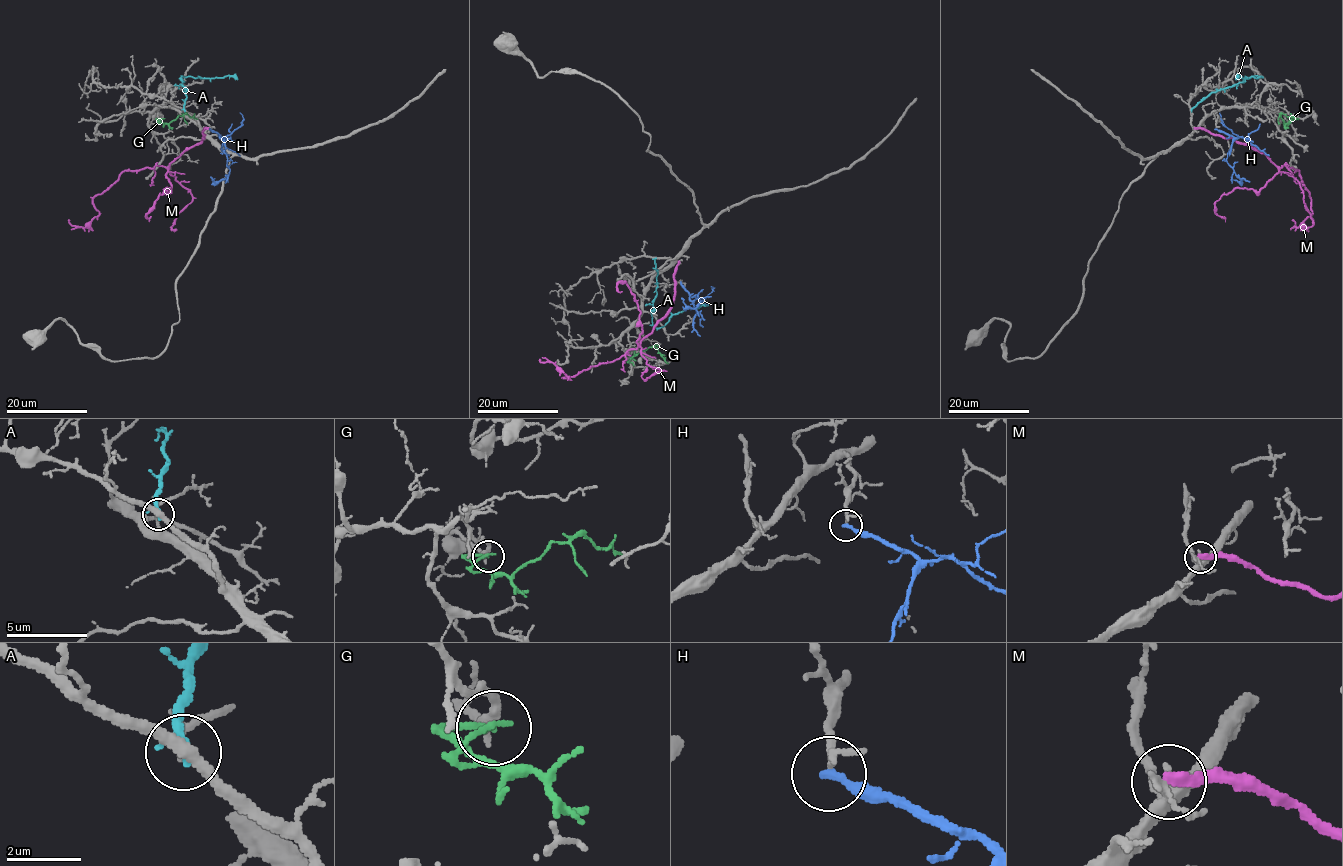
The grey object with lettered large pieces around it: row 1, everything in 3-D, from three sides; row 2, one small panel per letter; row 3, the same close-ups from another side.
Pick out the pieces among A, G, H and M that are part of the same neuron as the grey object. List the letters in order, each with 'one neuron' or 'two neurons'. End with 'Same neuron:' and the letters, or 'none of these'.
A: two neurons
G: two neurons
H: two neurons
M: two neurons
Same neuron: none of these

